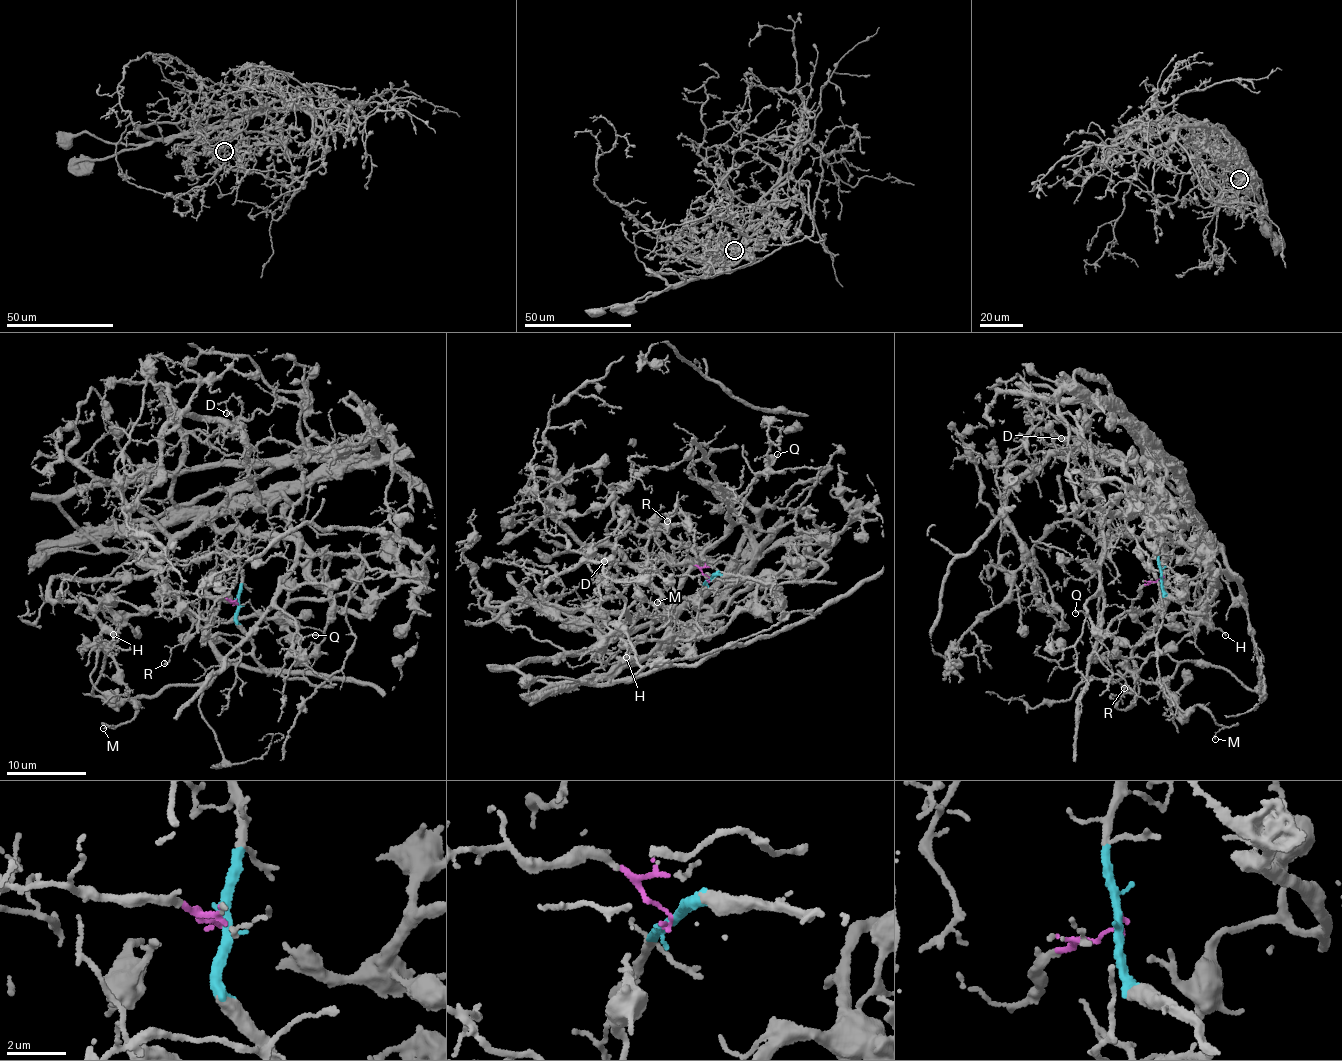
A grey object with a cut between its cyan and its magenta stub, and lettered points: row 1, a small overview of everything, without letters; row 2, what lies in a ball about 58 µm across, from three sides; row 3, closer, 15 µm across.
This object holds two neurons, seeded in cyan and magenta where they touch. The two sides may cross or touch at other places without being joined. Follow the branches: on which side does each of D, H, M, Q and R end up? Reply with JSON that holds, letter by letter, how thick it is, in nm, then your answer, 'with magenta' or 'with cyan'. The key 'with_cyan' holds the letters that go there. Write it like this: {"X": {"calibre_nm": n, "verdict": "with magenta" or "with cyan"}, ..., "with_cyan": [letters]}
{"D": {"calibre_nm": 150, "verdict": "with cyan"}, "H": {"calibre_nm": 140, "verdict": "with magenta"}, "M": {"calibre_nm": 100, "verdict": "with magenta"}, "Q": {"calibre_nm": 110, "verdict": "with cyan"}, "R": {"calibre_nm": 140, "verdict": "with magenta"}, "with_cyan": ["D", "Q"]}

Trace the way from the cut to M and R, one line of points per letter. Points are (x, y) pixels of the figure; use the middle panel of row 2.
M: (710, 579), (652, 560), (623, 611), (538, 591), (590, 560), (614, 579), (662, 576), (677, 599), (657, 602)
R: (710, 579), (691, 562), (648, 557), (654, 526), (675, 512), (677, 503), (677, 508), (666, 514), (668, 522)

